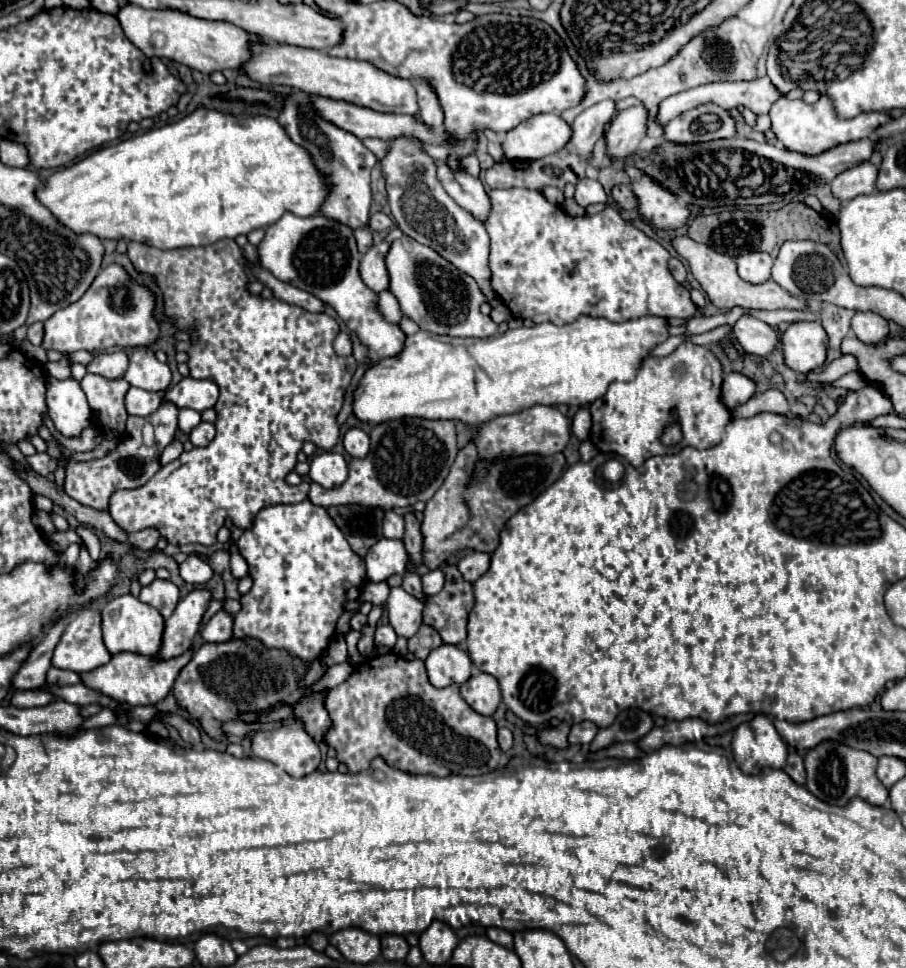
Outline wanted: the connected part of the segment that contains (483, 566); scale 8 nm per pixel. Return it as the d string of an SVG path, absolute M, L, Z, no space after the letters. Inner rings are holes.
M471 552L469 556L459 560L459 570L465 576L465 580L475 582L479 576L483 576L489 570L491 554L487 552Z

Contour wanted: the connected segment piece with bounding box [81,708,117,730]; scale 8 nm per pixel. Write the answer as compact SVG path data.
M103 708L99 714L85 718L83 724L81 724L81 728L85 728L85 730L87 730L87 728L101 728L101 726L111 726L111 724L115 724L115 722L117 722L115 714L113 714L109 708Z

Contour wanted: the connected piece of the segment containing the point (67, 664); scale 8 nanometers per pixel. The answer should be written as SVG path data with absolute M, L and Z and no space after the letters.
M83 608L69 618L67 628L55 646L53 666L71 672L89 672L111 660L101 638L101 616L91 608Z

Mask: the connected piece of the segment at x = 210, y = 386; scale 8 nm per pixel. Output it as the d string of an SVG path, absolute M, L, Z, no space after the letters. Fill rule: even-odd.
M185 376L165 394L165 400L173 400L173 404L177 404L179 408L193 408L197 412L213 408L217 398L219 388L215 380L197 380L191 376Z

